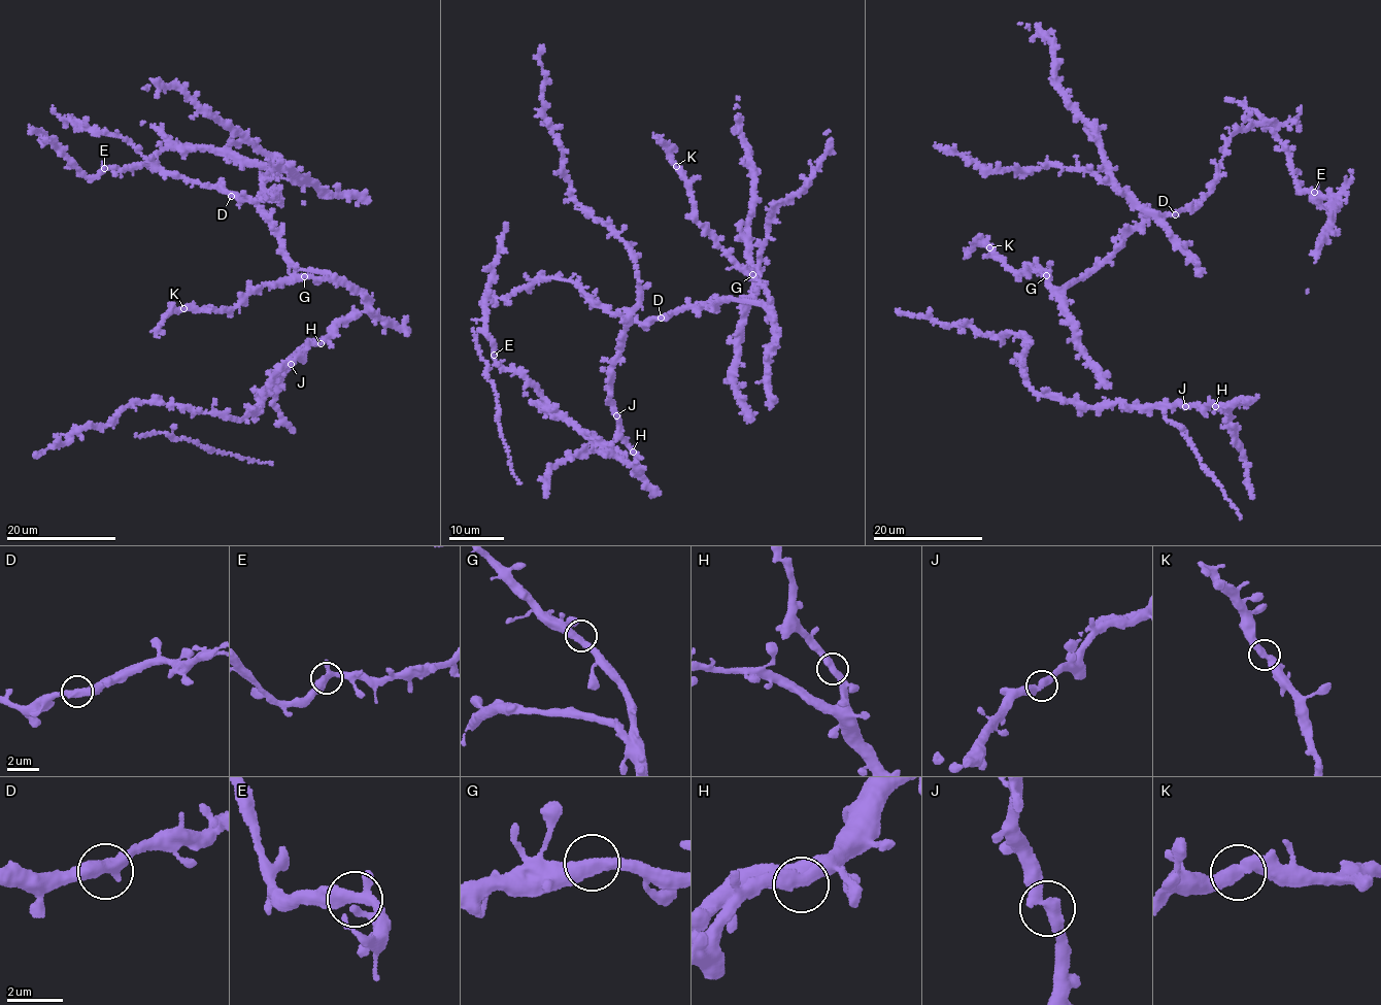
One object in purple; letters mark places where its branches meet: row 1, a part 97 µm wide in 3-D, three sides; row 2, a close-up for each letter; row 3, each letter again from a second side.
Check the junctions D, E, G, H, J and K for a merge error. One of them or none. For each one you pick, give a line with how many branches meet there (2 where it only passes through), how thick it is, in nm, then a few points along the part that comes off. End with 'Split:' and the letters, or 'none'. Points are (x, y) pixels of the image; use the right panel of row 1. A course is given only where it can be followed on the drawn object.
Split: none

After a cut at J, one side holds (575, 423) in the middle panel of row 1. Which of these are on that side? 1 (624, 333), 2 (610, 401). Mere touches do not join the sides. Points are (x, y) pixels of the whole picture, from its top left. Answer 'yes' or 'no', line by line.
1: no
2: no

